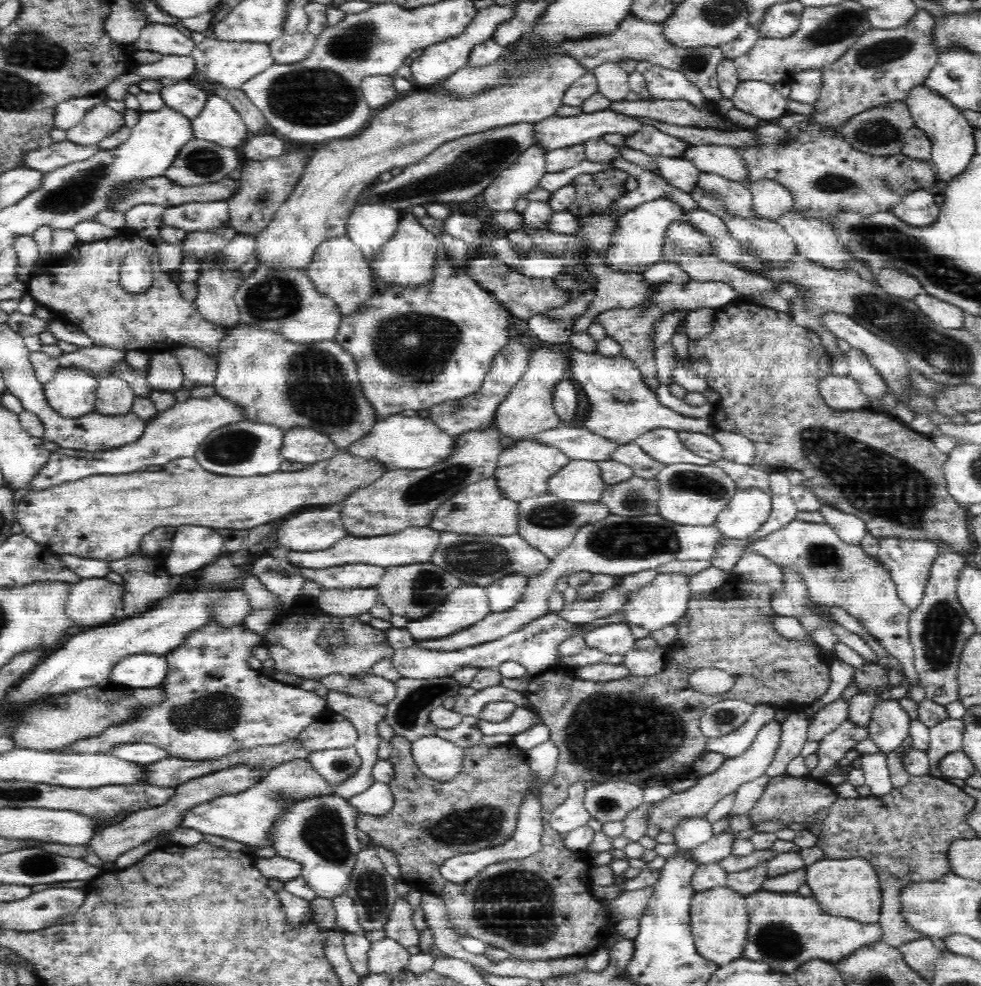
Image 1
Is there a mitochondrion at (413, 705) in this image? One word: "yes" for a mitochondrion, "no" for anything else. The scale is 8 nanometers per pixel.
yes

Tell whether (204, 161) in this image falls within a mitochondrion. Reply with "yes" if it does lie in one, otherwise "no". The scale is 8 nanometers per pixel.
yes

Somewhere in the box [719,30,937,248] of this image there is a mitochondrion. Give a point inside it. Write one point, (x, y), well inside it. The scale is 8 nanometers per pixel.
(882, 51)

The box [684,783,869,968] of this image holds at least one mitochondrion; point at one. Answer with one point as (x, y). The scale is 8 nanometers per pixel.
(775, 940)

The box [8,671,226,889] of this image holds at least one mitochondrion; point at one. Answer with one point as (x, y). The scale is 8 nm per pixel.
(35, 864)

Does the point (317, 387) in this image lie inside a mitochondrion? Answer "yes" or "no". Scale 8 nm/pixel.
yes

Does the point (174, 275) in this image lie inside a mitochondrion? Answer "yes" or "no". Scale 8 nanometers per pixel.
no

